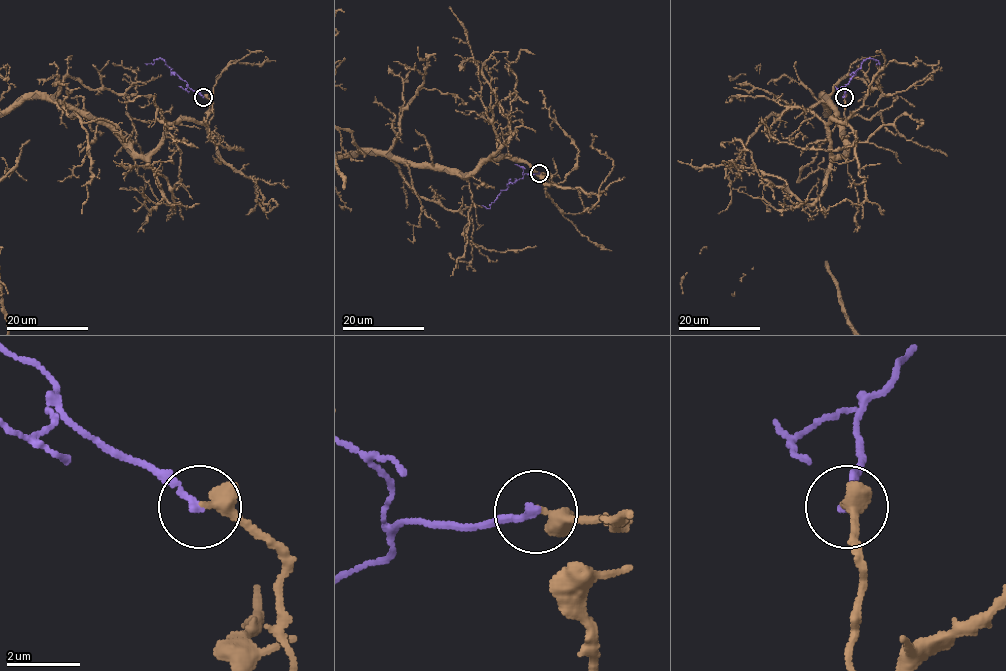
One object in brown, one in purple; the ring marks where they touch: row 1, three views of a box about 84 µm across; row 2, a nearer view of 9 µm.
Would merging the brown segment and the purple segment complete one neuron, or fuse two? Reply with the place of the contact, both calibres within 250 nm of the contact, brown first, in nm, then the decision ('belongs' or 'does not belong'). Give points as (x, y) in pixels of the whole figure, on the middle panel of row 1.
(539, 173) | 280/220 nm | does not belong

